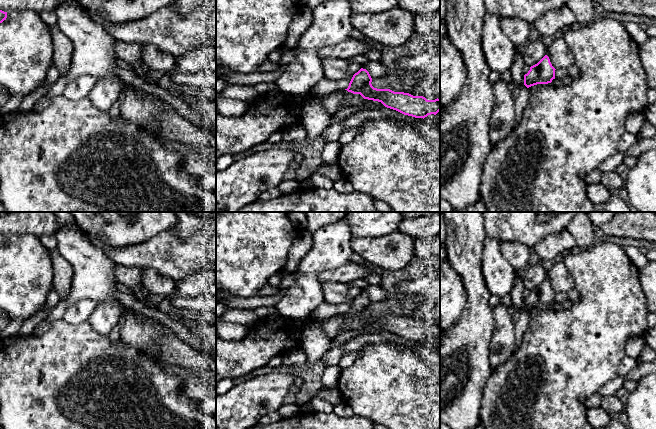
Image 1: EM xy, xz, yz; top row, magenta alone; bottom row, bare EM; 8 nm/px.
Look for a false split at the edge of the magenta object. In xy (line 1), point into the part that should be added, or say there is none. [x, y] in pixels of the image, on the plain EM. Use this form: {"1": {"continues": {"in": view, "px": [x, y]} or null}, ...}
{"1": {"continues": null}}

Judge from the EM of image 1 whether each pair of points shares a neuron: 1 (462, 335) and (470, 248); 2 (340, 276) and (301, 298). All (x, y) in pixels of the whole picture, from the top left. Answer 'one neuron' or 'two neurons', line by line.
1: one neuron
2: two neurons

